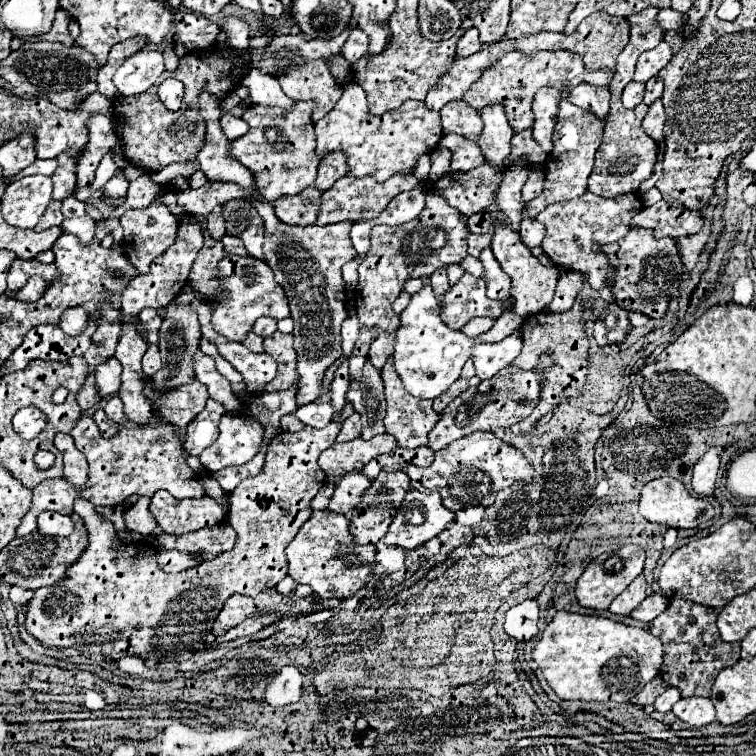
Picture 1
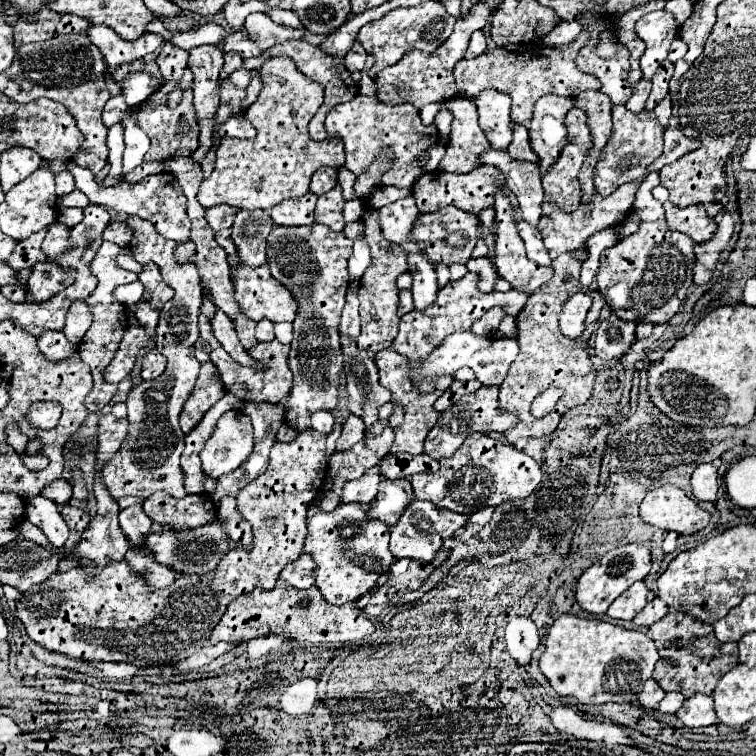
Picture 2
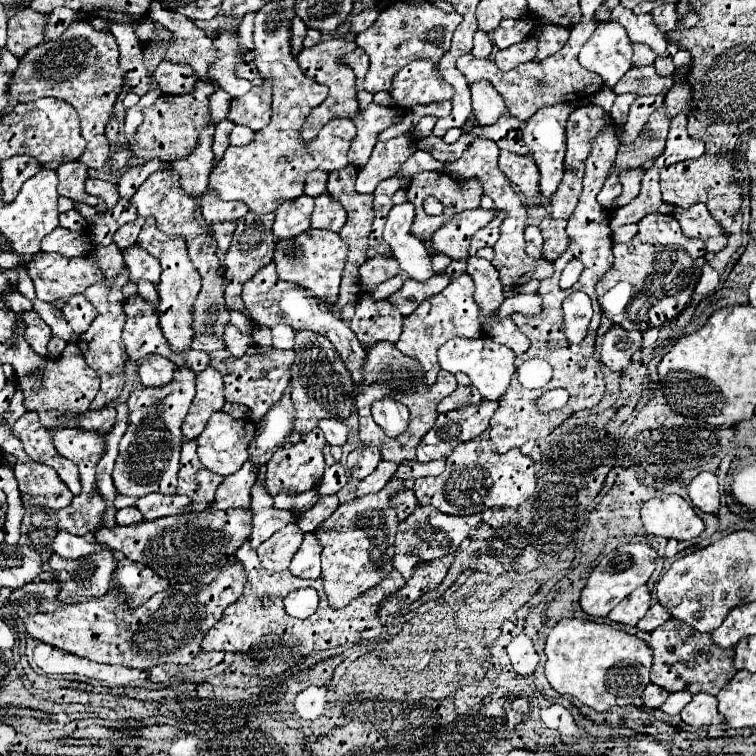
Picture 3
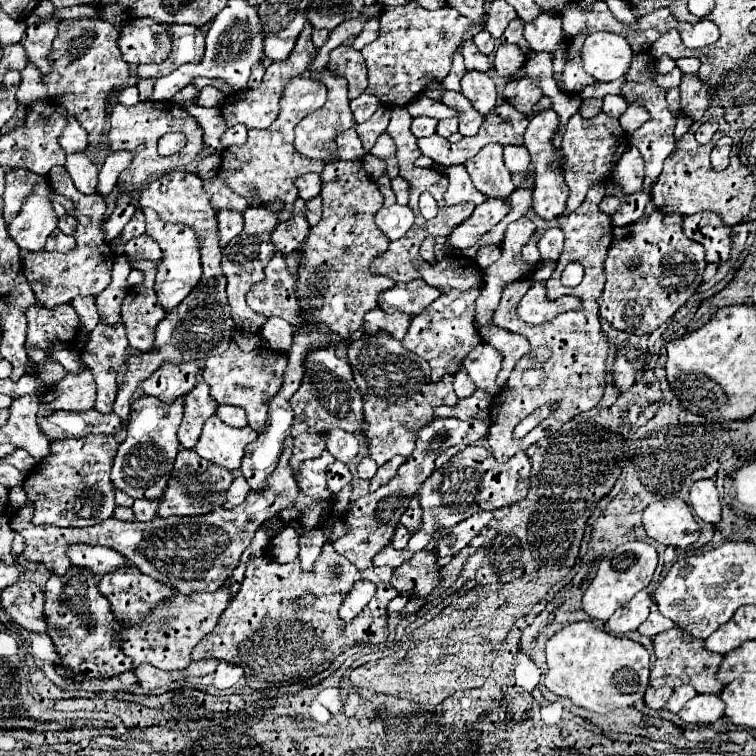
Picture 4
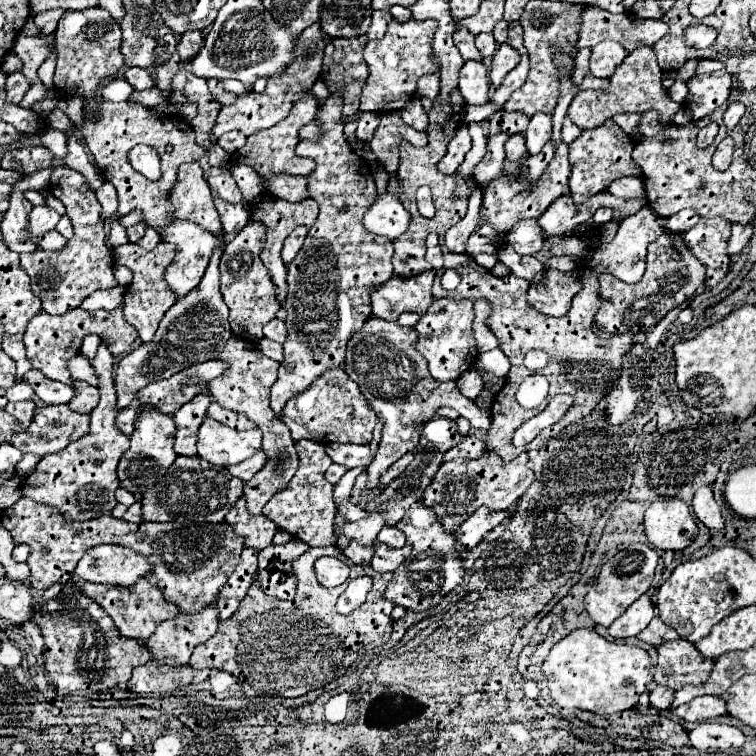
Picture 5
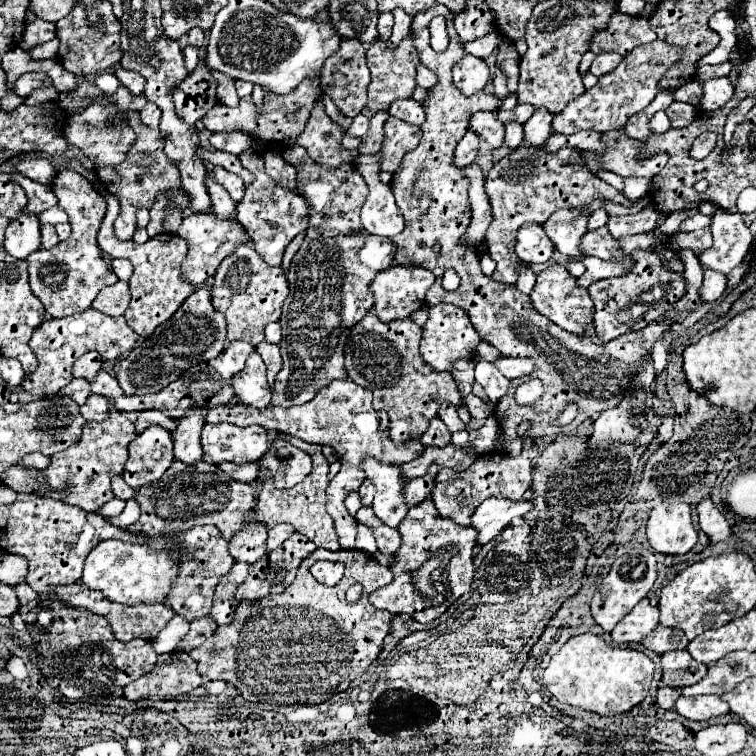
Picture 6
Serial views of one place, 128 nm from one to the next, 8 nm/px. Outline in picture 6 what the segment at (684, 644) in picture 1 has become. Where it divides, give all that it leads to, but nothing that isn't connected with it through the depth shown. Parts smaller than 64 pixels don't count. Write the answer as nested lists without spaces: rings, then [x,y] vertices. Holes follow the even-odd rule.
[[[672,650],[660,656],[662,684],[672,688],[692,686],[706,676],[706,666],[696,662],[688,650]]]

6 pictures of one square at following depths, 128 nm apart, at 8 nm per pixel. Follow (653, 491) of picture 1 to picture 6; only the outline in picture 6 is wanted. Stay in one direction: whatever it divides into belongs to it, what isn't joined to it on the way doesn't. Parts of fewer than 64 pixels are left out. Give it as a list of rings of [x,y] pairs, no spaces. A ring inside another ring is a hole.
[[[662,502],[652,508],[646,536],[650,546],[660,554],[686,554],[698,540],[692,524],[690,506],[682,502]]]

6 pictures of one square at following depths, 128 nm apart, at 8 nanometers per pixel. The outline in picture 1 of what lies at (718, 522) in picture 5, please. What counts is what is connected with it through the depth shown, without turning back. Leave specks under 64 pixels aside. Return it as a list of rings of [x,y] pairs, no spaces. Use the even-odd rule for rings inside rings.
[[[712,446],[694,466],[694,476],[692,476],[694,492],[698,492],[700,496],[710,496],[714,492],[718,466],[720,466],[720,452],[716,446]]]

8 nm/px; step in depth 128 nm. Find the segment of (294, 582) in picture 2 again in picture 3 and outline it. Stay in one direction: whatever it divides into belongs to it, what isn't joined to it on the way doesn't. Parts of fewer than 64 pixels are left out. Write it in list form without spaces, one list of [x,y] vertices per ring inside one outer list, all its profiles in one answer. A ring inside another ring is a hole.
[[[310,534],[304,536],[300,550],[292,558],[290,572],[298,578],[320,578],[320,542]]]

